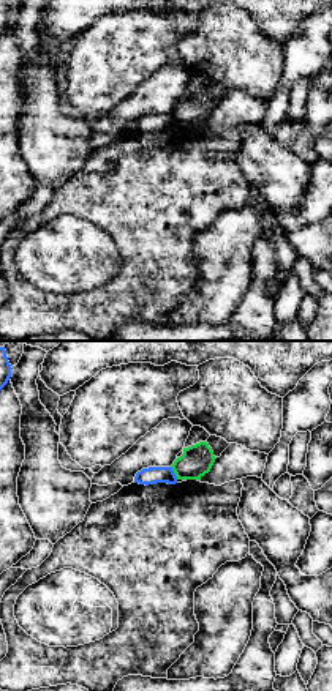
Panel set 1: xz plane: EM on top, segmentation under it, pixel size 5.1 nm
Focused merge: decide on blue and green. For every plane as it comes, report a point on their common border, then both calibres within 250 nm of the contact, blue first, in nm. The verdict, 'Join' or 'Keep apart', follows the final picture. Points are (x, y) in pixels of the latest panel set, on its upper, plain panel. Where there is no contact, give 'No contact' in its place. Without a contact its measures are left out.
Touches blue at (173, 119). Thickness 90 nm (blue) against 160 nm

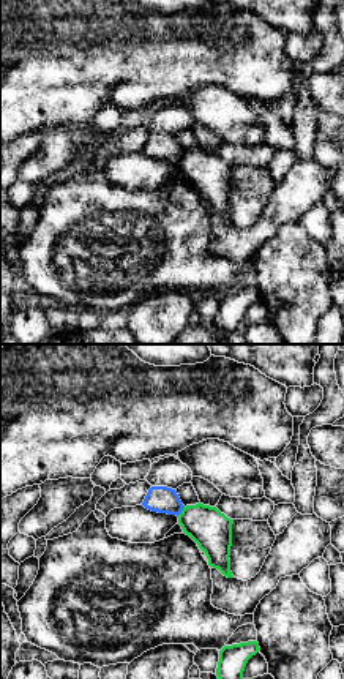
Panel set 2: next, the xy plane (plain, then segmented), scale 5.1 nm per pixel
Touches blue at (182, 155). Thickness 140 nm (blue) against 200 nm

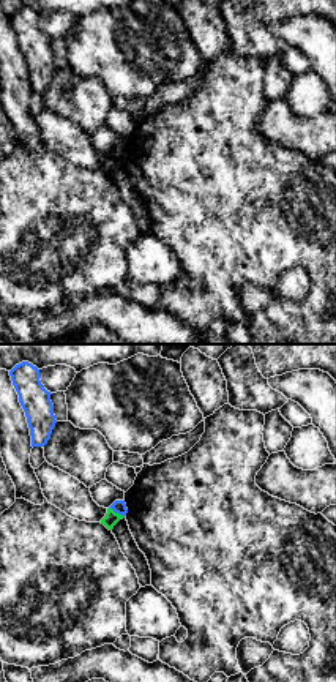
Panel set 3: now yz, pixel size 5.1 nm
Touches blue at (117, 158). Thickness 70 nm (blue) against 70 nm

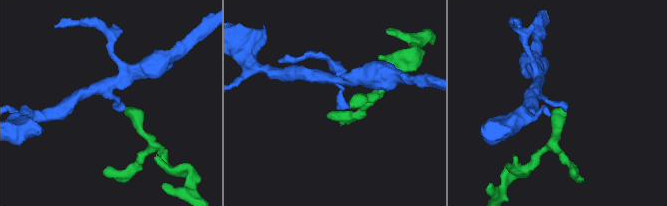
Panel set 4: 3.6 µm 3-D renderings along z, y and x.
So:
Keep apart

